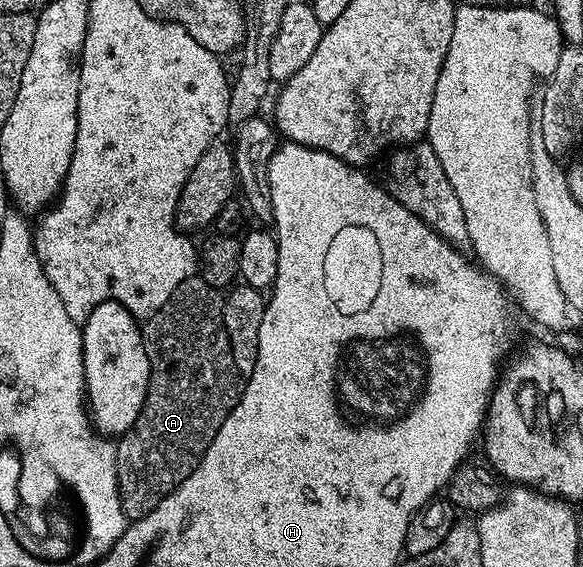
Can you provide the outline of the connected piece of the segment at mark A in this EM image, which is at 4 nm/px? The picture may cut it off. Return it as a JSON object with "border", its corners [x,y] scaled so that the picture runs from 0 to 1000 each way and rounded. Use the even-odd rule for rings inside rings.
{"border":[[[333,485],[319,492],[314,499],[307,499],[307,506],[300,506],[300,513],[293,520],[293,527],[286,527],[286,534],[280,534],[280,541],[273,541],[273,549],[266,549],[240,575],[242,603],[249,608],[249,624],[256,635],[256,681],[252,683],[252,697],[245,718],[238,725],[238,732],[232,739],[232,746],[216,764],[206,765],[204,776],[199,780],[201,788],[201,878],[208,882],[208,899],[214,903],[216,914],[233,915],[257,905],[274,884],[290,871],[295,862],[307,852],[314,852],[314,845],[321,845],[321,838],[328,838],[328,831],[345,813],[345,804],[352,801],[352,790],[362,781],[362,774],[369,767],[369,760],[376,760],[376,753],[383,746],[383,739],[389,739],[389,732],[407,713],[410,698],[410,660],[400,640],[400,626],[393,614],[393,600],[384,580],[379,578],[379,561],[376,557],[374,540],[365,540],[367,511],[360,510],[353,496],[346,496],[343,487]]]}

